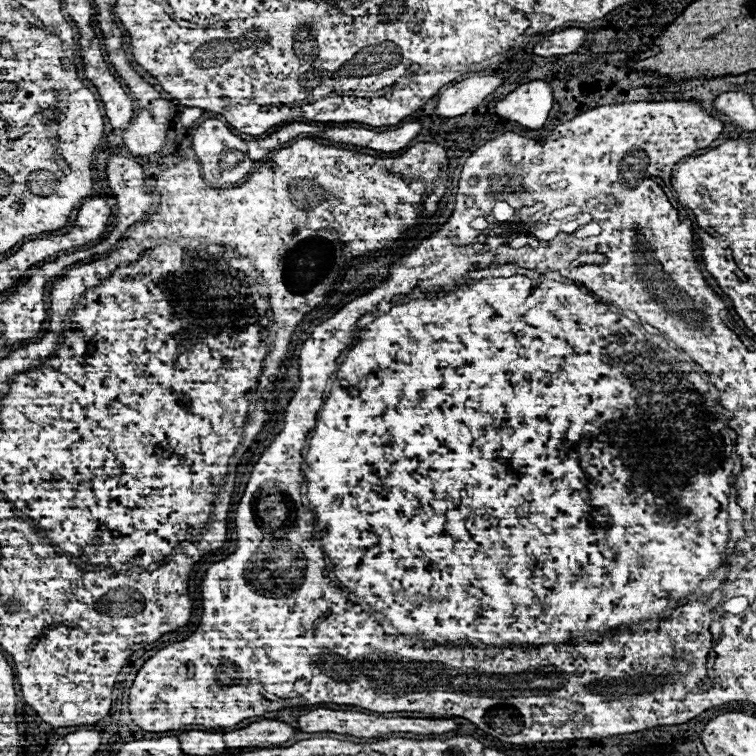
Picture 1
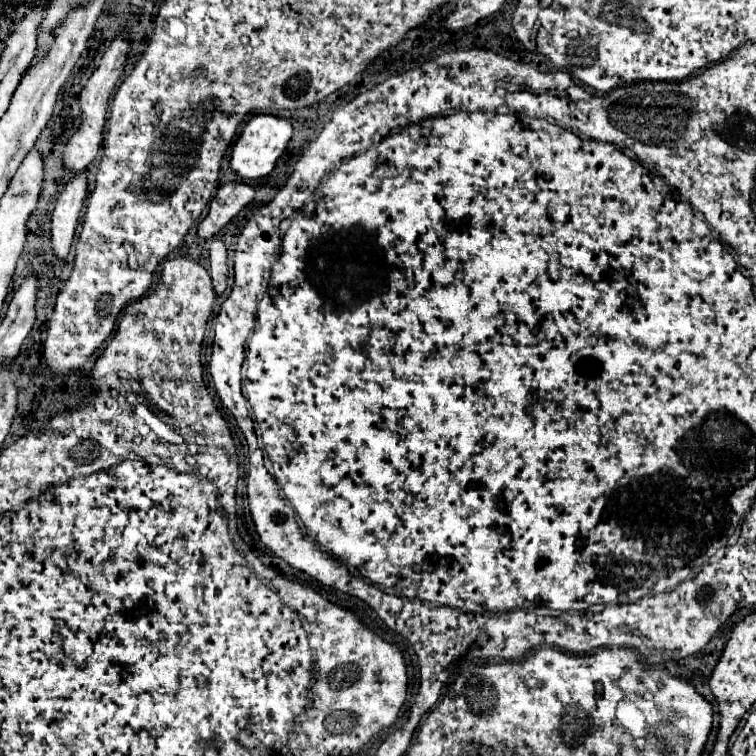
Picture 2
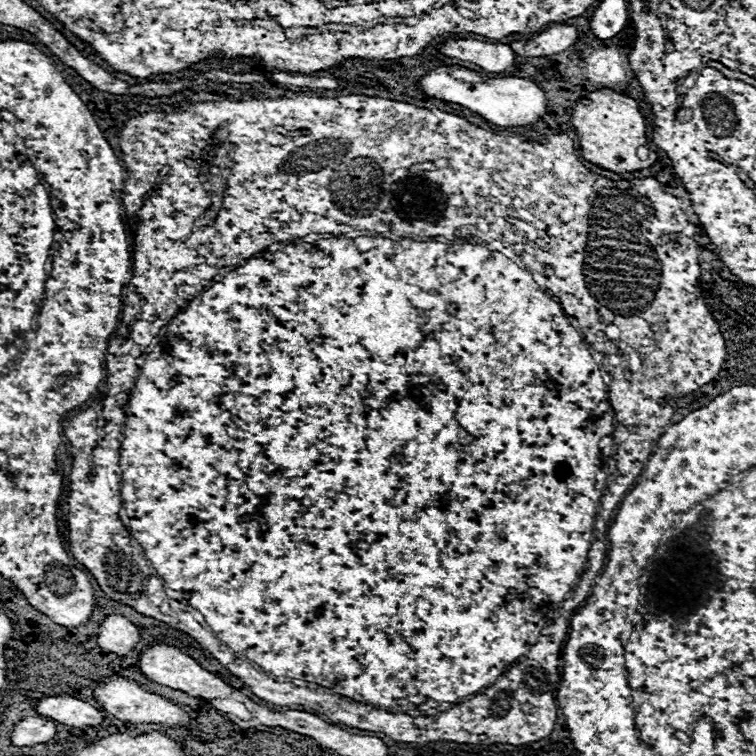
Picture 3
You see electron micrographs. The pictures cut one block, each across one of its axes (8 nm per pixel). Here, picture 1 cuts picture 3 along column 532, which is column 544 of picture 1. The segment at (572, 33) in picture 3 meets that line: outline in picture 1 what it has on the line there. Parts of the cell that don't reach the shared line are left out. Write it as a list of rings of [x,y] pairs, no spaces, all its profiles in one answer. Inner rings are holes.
[[[566,28],[562,32],[554,32],[554,34],[544,38],[544,42],[548,42],[550,46],[544,48],[544,42],[538,42],[534,46],[534,54],[538,54],[538,56],[572,54],[572,52],[576,52],[582,46],[584,36],[586,36],[586,32],[580,30],[580,28]]]

